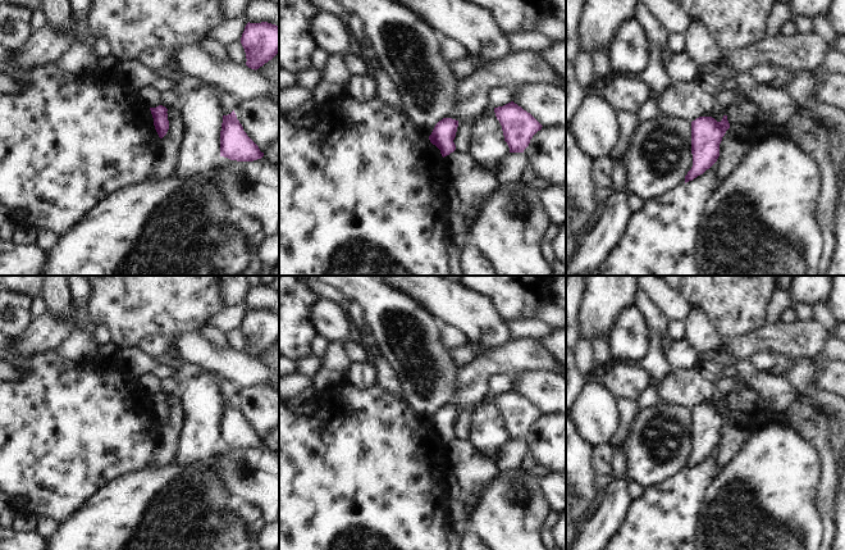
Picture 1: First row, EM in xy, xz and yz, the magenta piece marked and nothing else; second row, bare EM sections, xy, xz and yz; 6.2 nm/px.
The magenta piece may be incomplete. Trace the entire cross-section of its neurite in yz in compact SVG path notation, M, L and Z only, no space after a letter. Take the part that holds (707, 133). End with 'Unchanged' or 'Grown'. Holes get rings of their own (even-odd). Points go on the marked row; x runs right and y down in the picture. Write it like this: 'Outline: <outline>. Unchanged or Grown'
Outline: M727 115L721 122L712 117L699 117L691 122L693 167L685 176L685 183L709 169L720 156L720 144L730 128Z. Unchanged

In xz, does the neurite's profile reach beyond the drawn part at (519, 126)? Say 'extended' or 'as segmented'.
as segmented

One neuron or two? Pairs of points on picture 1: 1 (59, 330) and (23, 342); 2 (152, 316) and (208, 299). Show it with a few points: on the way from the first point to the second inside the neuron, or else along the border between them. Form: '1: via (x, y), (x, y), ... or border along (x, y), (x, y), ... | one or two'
1: via (50, 331), (32, 342) | one
2: via (167, 301), (169, 299), (193, 299) | one

